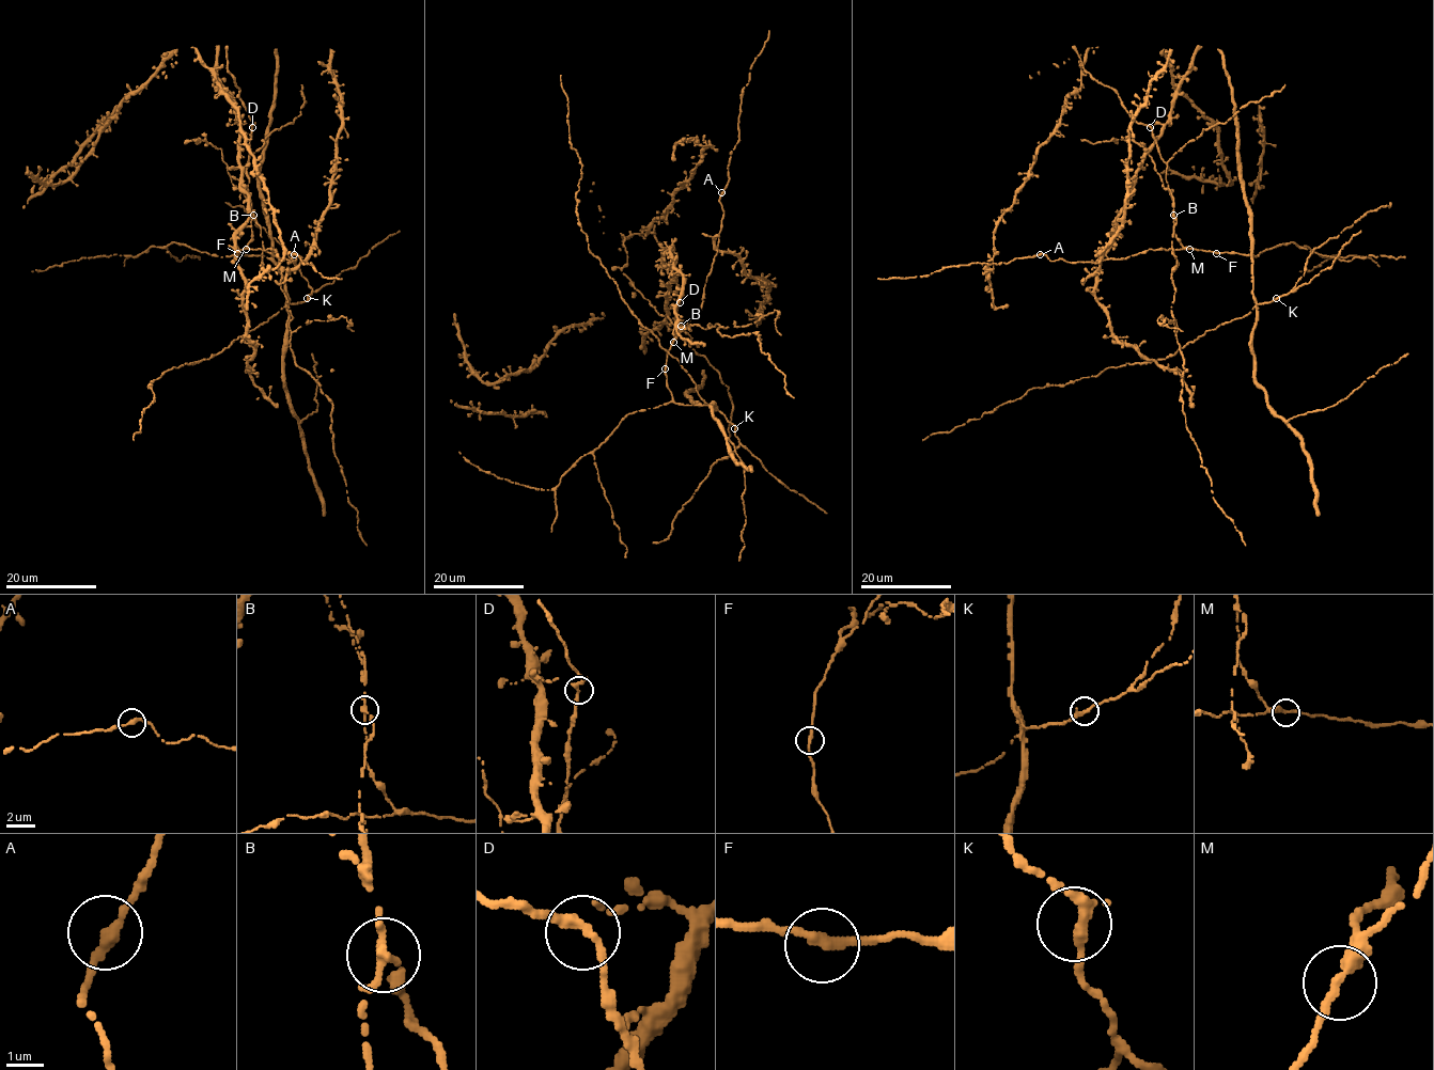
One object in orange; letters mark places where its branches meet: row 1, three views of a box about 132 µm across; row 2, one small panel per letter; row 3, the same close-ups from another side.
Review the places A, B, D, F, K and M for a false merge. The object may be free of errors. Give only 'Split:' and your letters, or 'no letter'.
Split: B

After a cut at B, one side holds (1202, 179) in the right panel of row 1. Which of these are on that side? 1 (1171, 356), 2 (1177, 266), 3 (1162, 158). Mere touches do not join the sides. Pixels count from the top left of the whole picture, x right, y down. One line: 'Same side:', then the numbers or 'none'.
Same side: 1, 3

